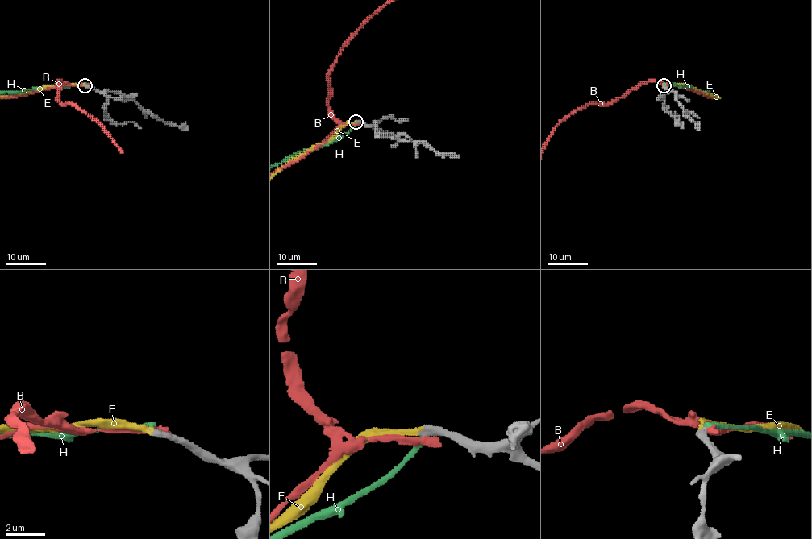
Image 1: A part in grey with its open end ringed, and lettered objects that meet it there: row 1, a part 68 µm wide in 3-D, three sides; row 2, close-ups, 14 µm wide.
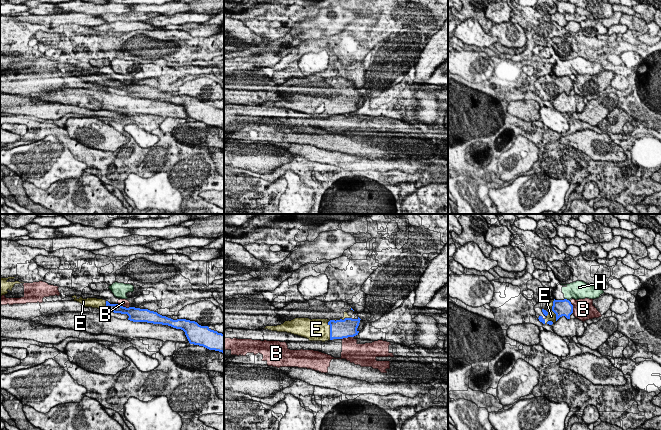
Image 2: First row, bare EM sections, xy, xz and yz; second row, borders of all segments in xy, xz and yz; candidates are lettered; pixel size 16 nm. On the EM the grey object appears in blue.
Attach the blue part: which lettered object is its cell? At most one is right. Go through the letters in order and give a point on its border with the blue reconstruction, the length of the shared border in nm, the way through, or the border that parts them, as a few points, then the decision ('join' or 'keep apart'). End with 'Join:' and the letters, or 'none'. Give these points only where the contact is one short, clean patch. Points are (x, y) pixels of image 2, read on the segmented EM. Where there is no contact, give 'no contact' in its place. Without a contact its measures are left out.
B: meets blue in xy at (124, 307); contact 200 nm long; border along xy (118, 303), (129, 307); keep apart
E: meets blue in xz at (330, 330); contact 320 nm long; join
H: meets blue in yz at (566, 299); contact 70 nm long; border along yz (565, 298), (568, 300); keep apart
Join: E

